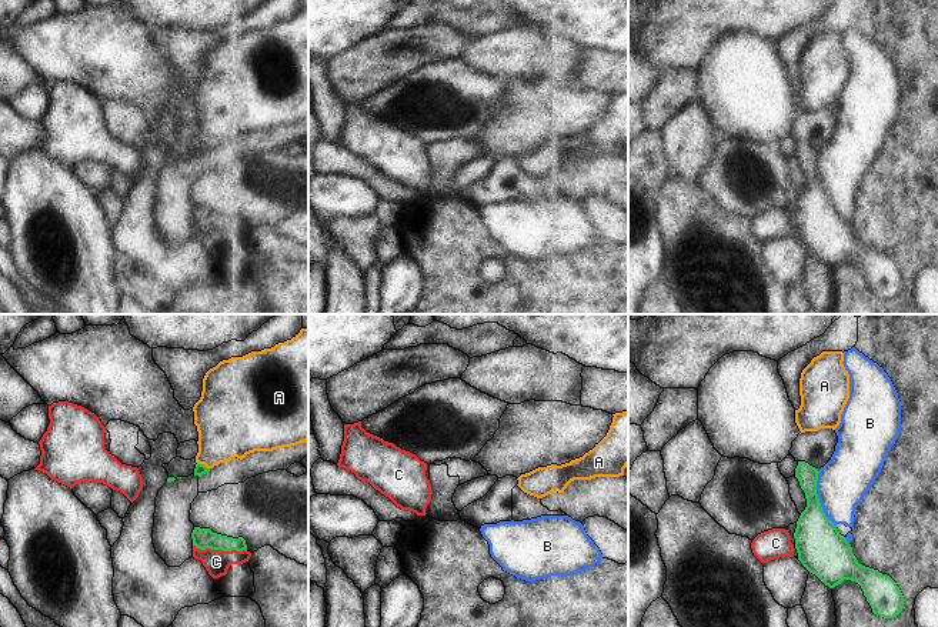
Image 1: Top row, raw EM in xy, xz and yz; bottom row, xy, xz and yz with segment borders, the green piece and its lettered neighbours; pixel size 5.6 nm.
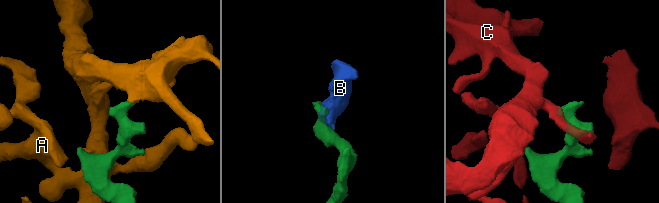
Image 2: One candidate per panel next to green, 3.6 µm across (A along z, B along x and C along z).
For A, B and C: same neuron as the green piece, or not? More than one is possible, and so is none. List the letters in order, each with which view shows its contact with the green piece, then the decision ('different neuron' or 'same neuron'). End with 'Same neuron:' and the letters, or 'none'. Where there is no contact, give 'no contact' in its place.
A: contact in xy; same neuron
B: contact in yz; different neuron
C: contact in xy; different neuron
Same neuron: A

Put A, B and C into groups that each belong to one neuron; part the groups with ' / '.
A / B / C

